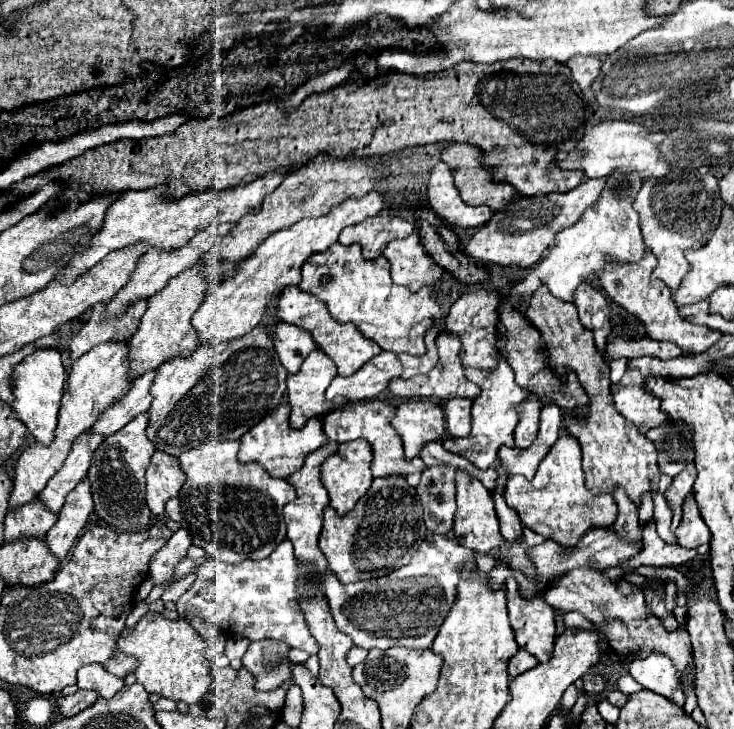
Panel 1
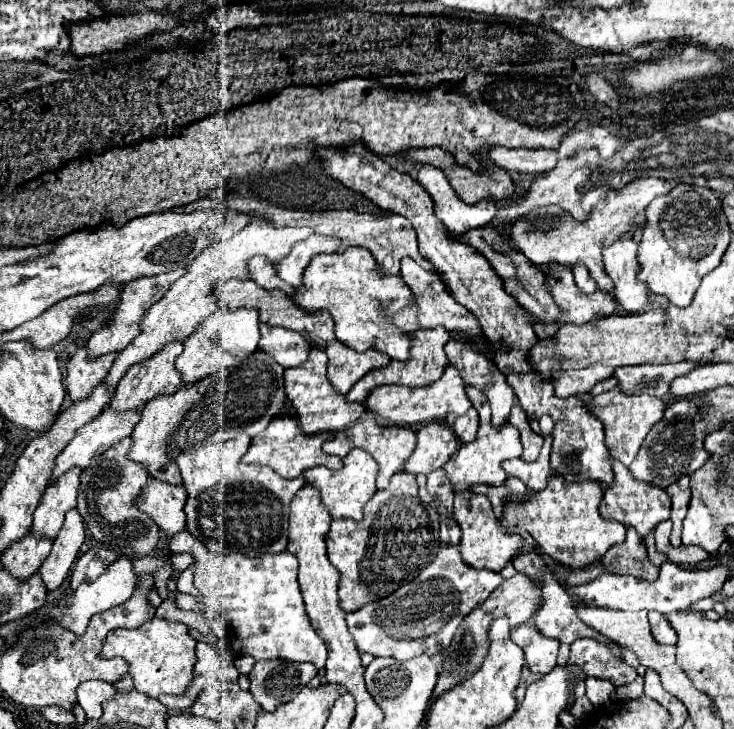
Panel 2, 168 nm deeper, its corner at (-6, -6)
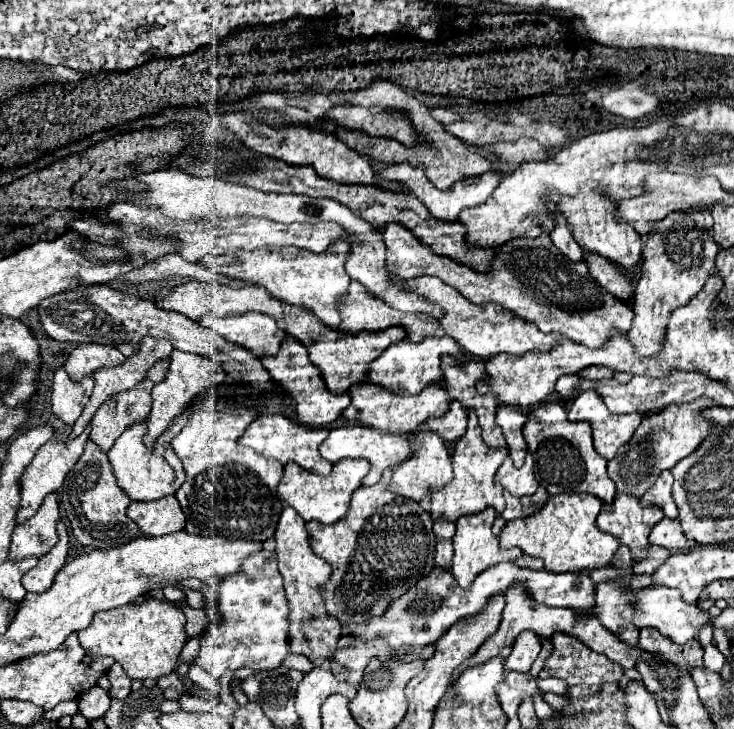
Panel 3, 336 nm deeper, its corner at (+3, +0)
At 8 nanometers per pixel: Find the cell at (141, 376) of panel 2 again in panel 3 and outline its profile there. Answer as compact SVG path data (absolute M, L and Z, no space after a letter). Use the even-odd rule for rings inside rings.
M167 358L167 360L159 360L159 364L155 364L155 366L151 366L151 368L147 370L145 380L141 380L135 388L129 388L127 392L119 392L119 394L115 394L115 396L109 396L109 400L103 404L103 408L99 408L99 412L97 412L97 414L93 416L93 420L91 420L91 426L93 426L93 430L91 430L91 440L93 440L103 452L107 452L107 450L113 446L113 442L121 436L121 432L123 432L129 424L133 424L133 422L137 422L137 420L143 420L143 418L149 414L149 410L151 410L151 390L153 390L153 386L155 386L157 382L161 382L161 380L165 378L167 368L169 368L169 358Z

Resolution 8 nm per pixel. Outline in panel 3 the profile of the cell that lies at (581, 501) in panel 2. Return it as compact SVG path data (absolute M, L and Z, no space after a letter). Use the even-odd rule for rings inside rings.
M593 494L549 496L543 508L535 514L507 522L499 534L499 544L503 548L519 546L525 554L541 558L547 572L587 572L603 568L611 562L613 552L619 548L619 540L611 534L599 532L595 524L599 510L601 500Z

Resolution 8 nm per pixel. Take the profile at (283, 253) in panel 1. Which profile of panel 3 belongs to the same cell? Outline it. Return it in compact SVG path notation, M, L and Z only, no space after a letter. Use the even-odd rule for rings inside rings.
M173 350L171 364L169 364L169 376L163 382L155 384L153 388L153 408L149 414L149 428L147 428L145 444L153 446L157 436L171 426L173 418L181 414L197 394L205 392L207 388L213 388L215 384L223 380L225 380L225 372L223 368L219 368L219 364L215 364L215 360L207 360L207 356L195 356L193 352Z

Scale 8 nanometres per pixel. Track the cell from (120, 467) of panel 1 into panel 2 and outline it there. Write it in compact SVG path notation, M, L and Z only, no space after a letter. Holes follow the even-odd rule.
M124 438L104 454L92 458L90 466L80 474L76 510L94 540L112 546L112 550L144 556L156 548L160 530L146 514L140 514L136 510L136 498L142 486L148 482L148 474L144 474L144 468L136 466L136 462L128 462L126 452L130 450L130 446L132 438Z

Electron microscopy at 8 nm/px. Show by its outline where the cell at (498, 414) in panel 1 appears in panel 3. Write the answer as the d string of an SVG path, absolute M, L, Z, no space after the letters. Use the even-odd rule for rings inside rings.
M469 410L469 428L463 438L457 440L453 450L453 480L447 482L439 492L431 494L431 518L447 518L455 522L463 514L475 514L485 510L487 506L493 506L497 512L505 508L503 500L503 488L495 484L495 472L501 466L501 462L509 456L507 448L491 448L483 442L475 410Z

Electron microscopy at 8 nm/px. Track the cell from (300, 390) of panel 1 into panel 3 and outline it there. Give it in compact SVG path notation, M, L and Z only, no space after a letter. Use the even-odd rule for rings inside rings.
M287 336L283 340L283 346L281 346L279 354L263 356L261 362L263 362L265 370L273 376L273 382L277 386L281 386L283 392L295 400L297 418L303 426L309 426L309 428L329 426L331 422L335 422L343 414L343 410L351 402L349 394L333 394L333 392L327 390L327 386L321 378L321 372L309 362L307 348L303 344L299 344L299 340L295 340L293 336Z

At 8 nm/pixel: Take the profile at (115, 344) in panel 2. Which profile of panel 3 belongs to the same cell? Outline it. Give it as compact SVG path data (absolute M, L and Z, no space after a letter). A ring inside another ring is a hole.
M79 344L69 358L65 360L65 370L73 380L81 380L83 376L89 376L101 366L115 366L121 364L125 358L117 348L111 348L111 344Z

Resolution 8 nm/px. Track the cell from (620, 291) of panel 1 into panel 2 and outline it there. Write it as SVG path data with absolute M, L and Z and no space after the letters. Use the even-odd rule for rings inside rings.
M620 240L602 250L606 272L614 280L616 300L630 314L646 308L666 308L668 300L656 294L648 294L648 288L638 280L640 262L636 258L636 250L636 240Z

